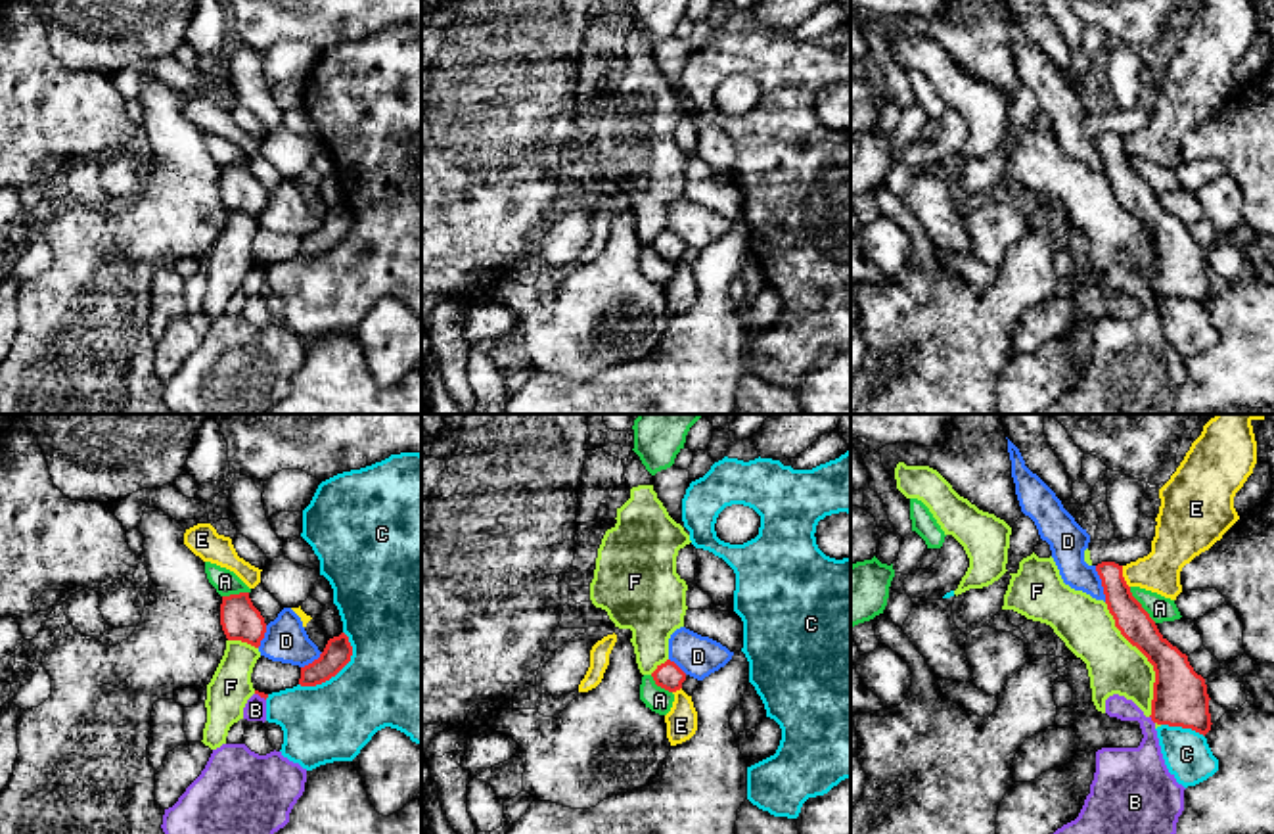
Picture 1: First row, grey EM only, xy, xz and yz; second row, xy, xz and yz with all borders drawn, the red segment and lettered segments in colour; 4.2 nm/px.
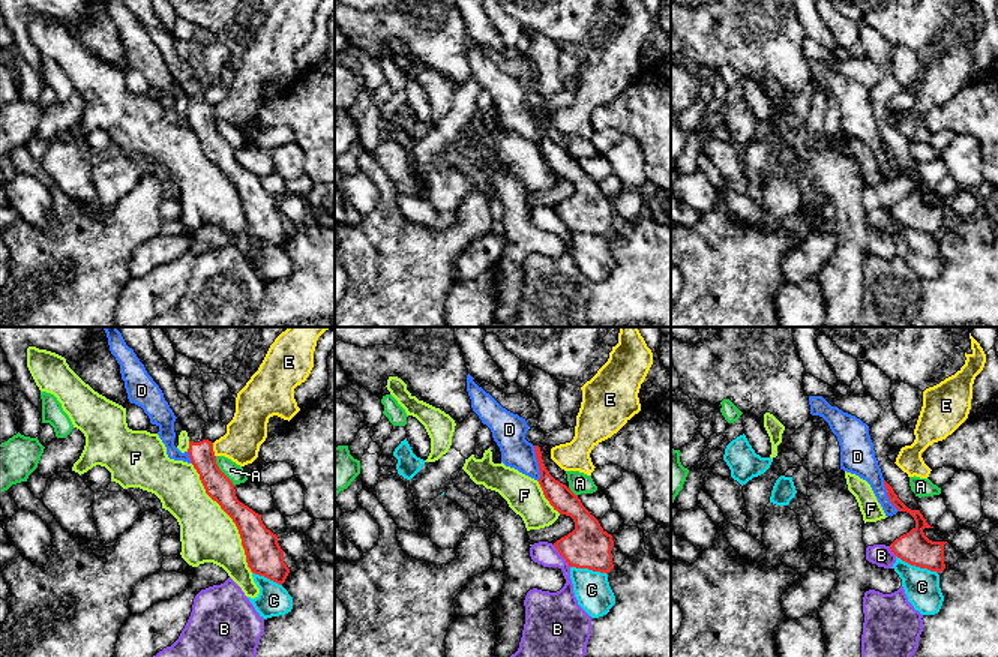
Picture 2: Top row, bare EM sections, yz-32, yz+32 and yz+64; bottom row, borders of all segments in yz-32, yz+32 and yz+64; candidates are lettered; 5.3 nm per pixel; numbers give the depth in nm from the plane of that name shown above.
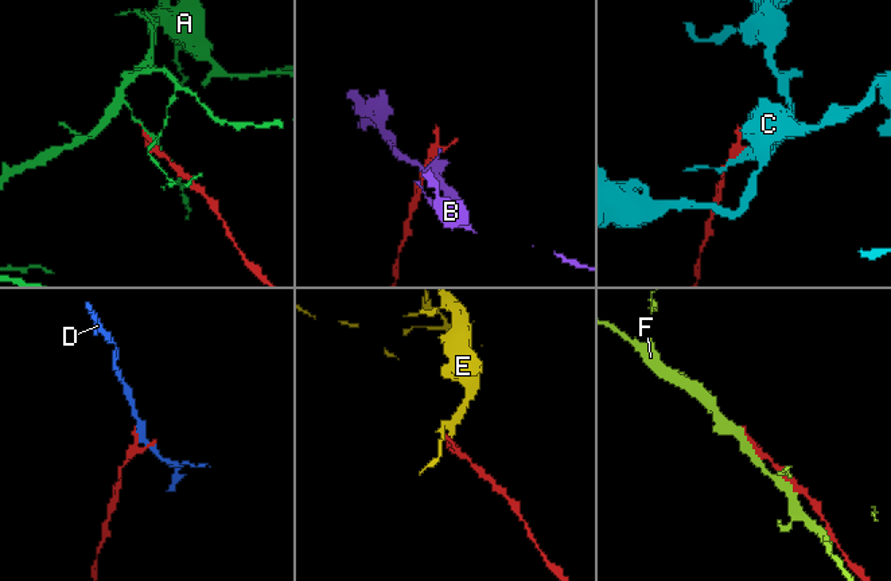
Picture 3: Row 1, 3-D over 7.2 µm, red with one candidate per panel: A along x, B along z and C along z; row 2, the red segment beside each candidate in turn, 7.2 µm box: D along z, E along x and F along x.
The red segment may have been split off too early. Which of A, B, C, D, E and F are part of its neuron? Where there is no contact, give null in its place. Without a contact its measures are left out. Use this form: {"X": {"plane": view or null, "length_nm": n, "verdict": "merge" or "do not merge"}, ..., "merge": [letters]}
{"A": {"plane": "yz", "length_nm": 190, "verdict": "do not merge"}, "B": {"plane": "yz", "length_nm": 40, "verdict": "do not merge"}, "C": {"plane": "xy", "length_nm": 300, "verdict": "do not merge"}, "D": {"plane": "yz", "length_nm": 160, "verdict": "do not merge"}, "E": {"plane": "yz", "length_nm": 100, "verdict": "do not merge"}, "F": {"plane": "yz", "length_nm": 500, "verdict": "do not merge"}, "merge": []}

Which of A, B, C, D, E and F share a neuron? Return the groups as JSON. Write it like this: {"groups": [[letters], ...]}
{"groups": [["A"], ["B"], ["C"], ["D"], ["E"], ["F"]]}

